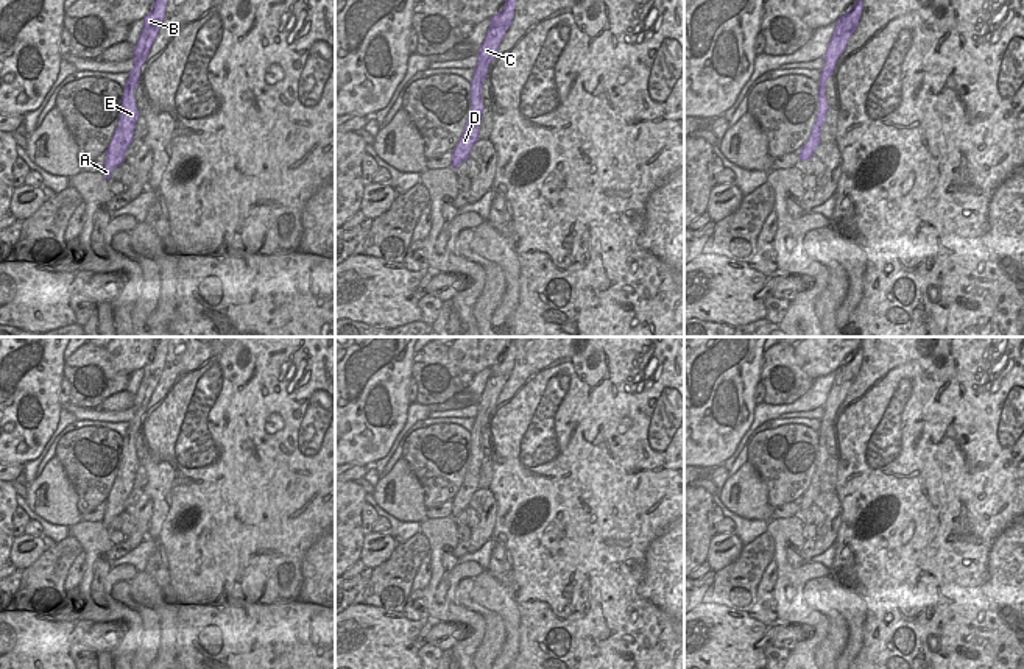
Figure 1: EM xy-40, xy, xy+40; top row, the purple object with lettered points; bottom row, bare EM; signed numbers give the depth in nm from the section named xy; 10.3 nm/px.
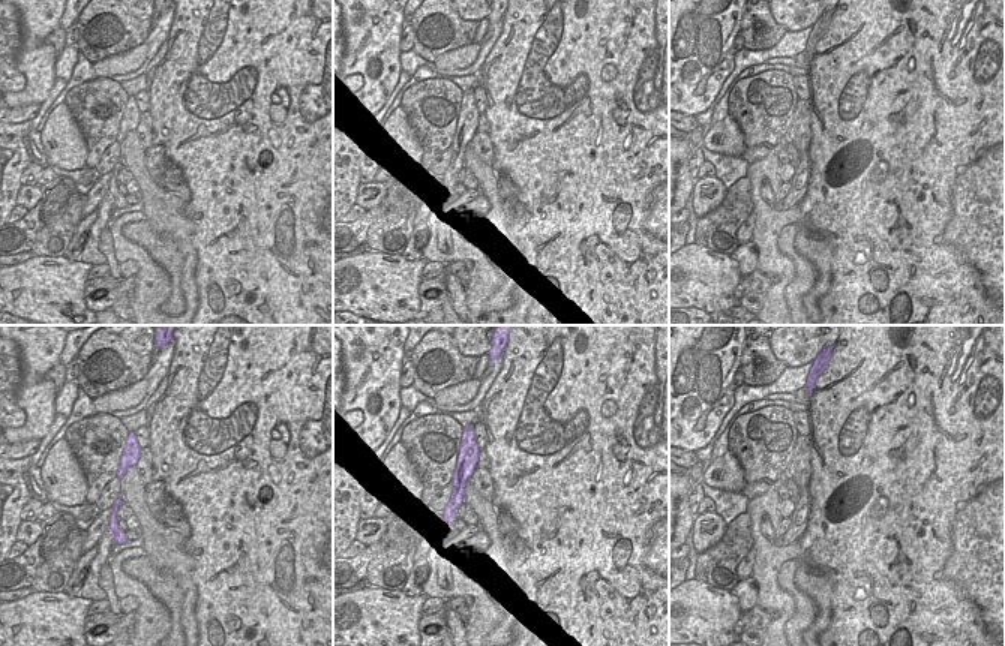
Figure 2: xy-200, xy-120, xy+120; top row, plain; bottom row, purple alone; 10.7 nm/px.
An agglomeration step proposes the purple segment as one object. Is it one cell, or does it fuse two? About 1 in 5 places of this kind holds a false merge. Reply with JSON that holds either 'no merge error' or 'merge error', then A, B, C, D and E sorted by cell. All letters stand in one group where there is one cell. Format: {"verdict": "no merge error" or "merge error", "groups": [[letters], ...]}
{"verdict": "no merge error", "groups": [["A", "B", "C", "D", "E"]]}

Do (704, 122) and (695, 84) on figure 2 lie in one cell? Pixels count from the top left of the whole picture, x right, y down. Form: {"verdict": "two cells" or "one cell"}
{"verdict": "two cells"}

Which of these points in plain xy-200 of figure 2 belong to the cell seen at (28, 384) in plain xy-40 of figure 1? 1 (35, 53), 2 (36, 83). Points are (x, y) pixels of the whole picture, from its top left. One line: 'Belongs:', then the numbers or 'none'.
Belongs: 1, 2

